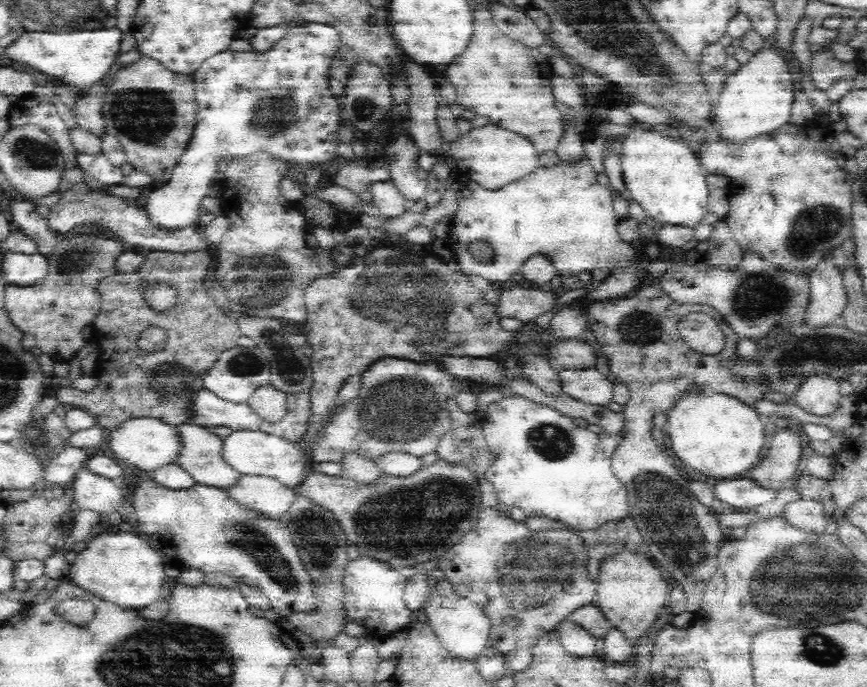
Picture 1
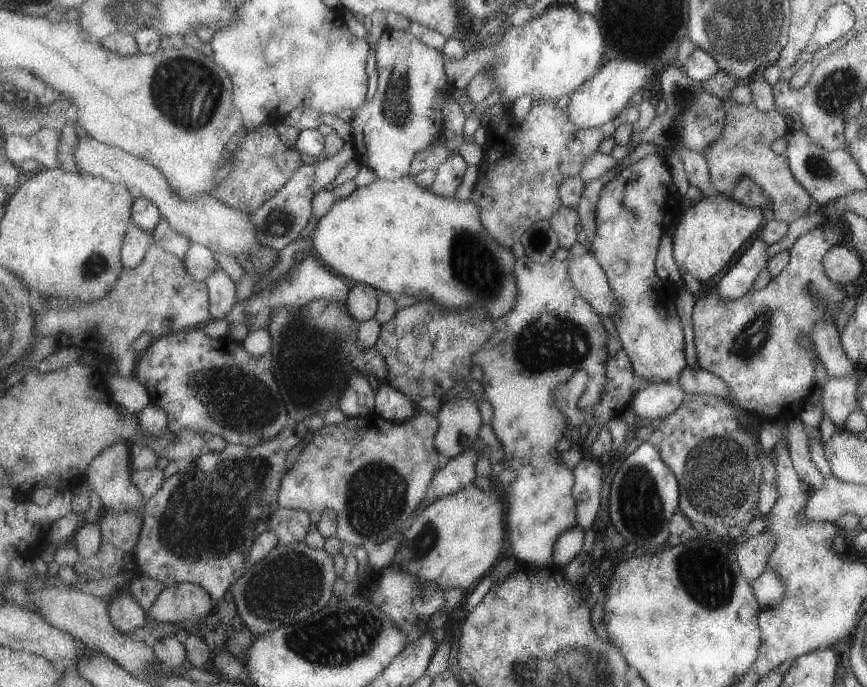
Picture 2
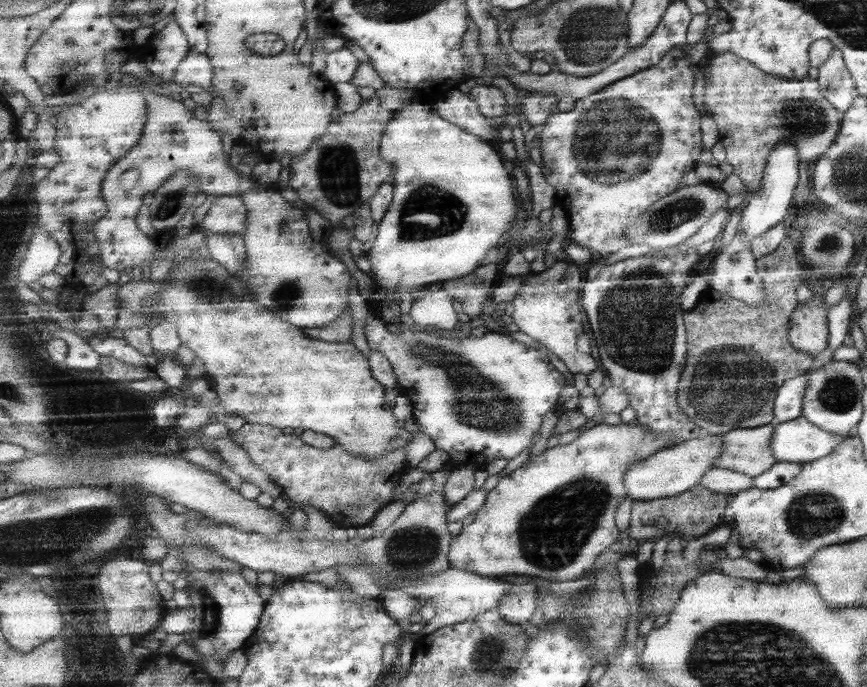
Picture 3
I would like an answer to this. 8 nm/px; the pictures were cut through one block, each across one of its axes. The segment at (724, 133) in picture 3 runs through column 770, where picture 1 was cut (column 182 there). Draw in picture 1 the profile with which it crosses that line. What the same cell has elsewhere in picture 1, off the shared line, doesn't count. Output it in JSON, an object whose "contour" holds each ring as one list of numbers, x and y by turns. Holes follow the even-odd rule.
{"contour":[[150,56,140,58,114,76,114,82,102,100,102,118,106,134,120,140,128,164,132,164,138,174,144,172,152,176,156,186,166,186,172,182,198,124,194,78,174,74]]}

